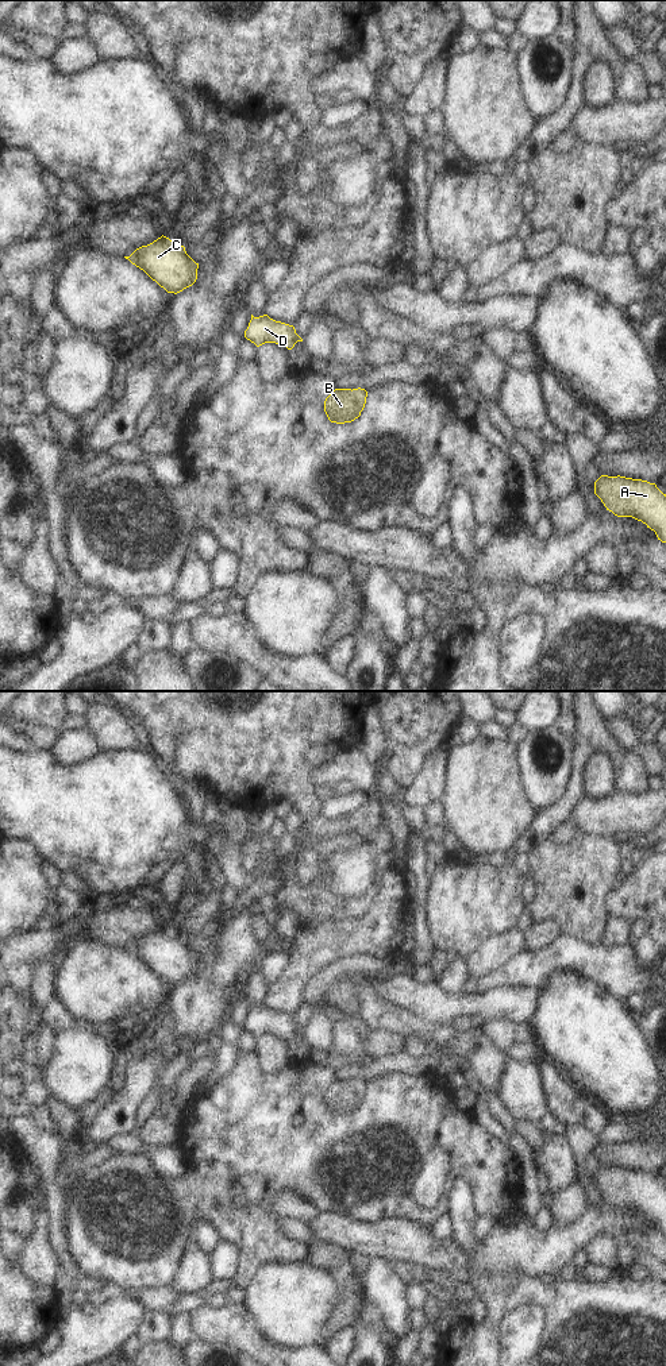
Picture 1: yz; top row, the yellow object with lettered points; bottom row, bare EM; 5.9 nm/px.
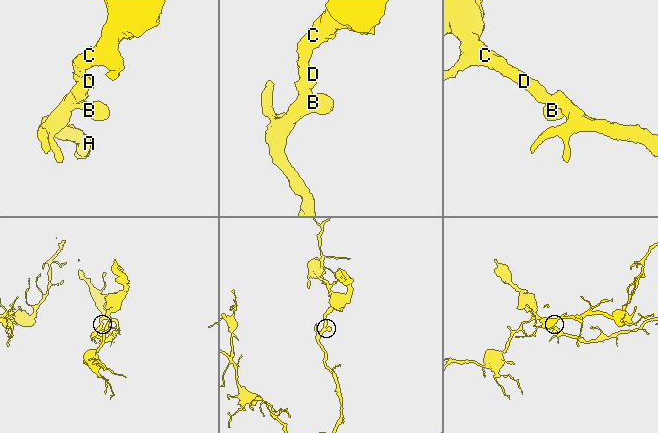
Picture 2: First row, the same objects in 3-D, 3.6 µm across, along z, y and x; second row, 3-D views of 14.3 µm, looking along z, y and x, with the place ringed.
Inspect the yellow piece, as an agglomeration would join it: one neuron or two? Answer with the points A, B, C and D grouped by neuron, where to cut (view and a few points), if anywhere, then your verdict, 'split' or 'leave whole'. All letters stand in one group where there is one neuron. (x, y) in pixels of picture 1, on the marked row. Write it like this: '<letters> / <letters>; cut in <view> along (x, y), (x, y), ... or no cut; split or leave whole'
A B C D; no cut; leave whole

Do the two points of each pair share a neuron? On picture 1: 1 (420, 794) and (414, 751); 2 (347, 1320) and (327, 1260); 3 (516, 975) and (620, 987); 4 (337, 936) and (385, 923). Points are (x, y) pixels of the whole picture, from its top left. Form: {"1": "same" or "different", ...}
{"1": "different", "2": "same", "3": "same", "4": "same"}

